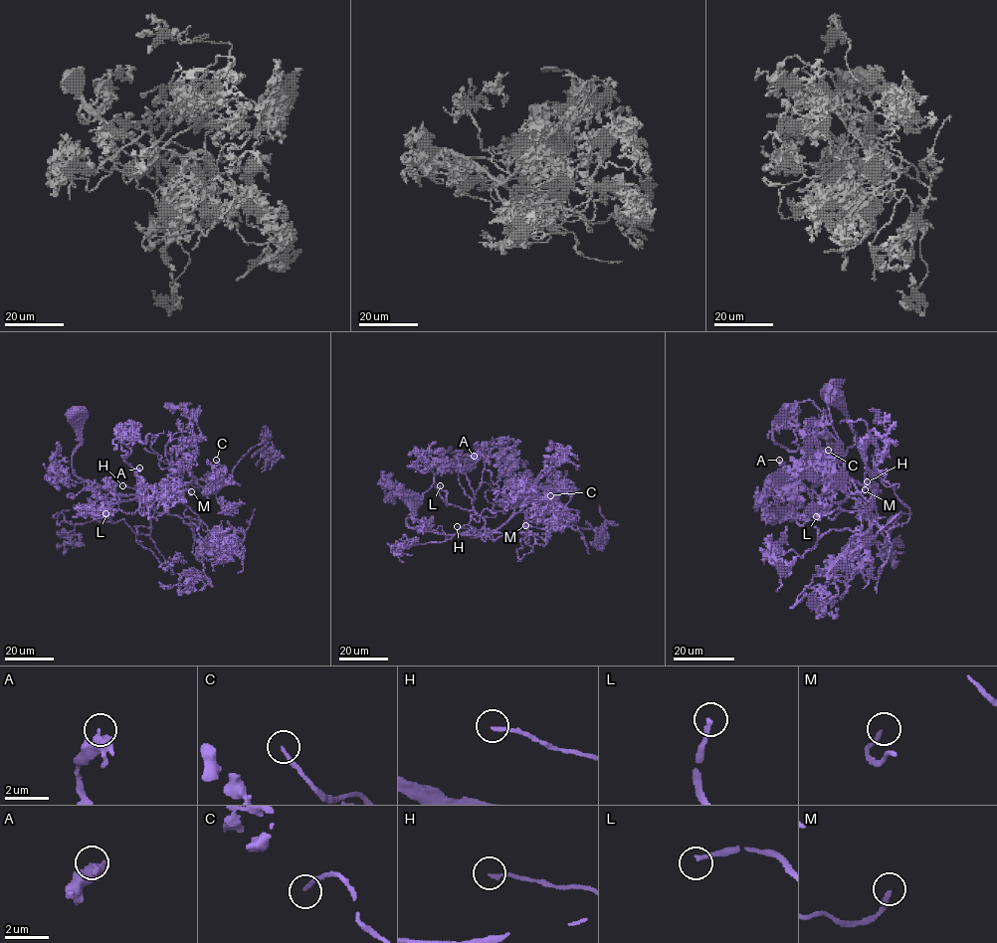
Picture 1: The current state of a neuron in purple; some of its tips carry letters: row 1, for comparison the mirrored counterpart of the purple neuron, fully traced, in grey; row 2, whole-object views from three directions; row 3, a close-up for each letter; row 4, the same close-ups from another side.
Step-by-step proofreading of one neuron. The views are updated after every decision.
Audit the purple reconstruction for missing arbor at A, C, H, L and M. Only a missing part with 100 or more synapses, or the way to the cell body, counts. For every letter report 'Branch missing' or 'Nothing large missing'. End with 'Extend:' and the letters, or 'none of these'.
A: Nothing large missing
C: Nothing large missing
H: Branch missing
L: Branch missing
M: Nothing large missing
Extend: H, L

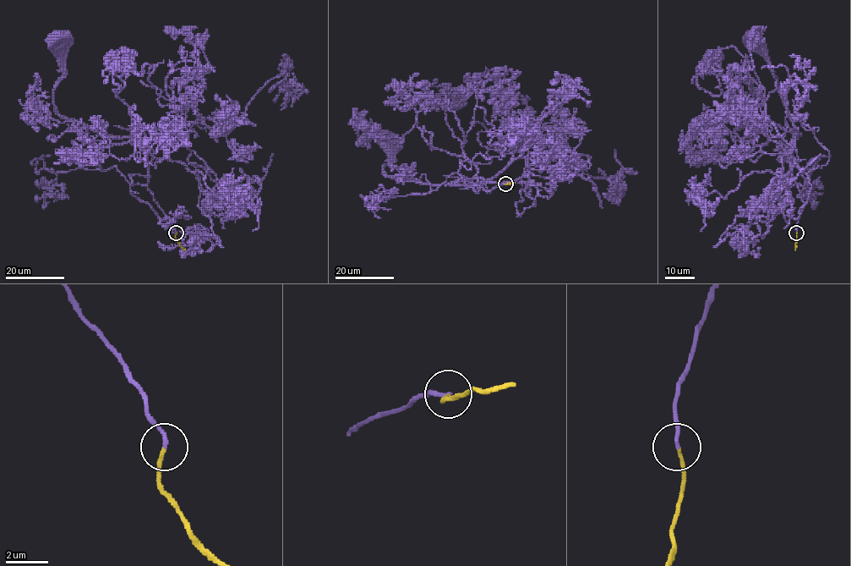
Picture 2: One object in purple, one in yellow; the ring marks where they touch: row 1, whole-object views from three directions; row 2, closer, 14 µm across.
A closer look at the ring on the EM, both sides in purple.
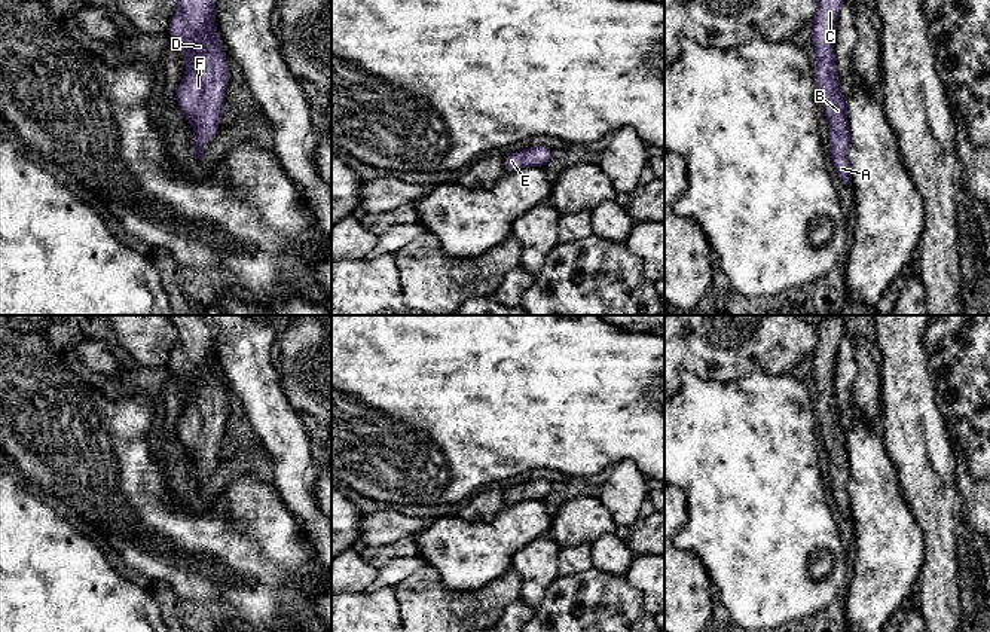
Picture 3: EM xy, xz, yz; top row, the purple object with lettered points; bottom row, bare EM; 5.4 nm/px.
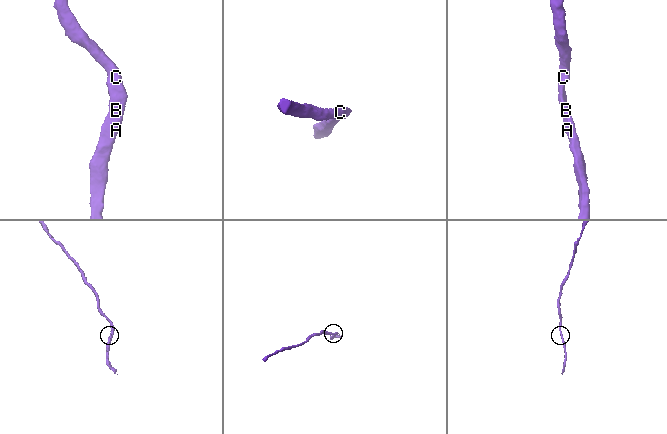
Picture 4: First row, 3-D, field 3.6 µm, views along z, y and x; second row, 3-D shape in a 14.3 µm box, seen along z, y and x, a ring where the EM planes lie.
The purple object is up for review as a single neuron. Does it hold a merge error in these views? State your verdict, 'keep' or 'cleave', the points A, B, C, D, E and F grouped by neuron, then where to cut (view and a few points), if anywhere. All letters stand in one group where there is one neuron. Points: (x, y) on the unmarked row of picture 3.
keep; A B C D E F; no cut

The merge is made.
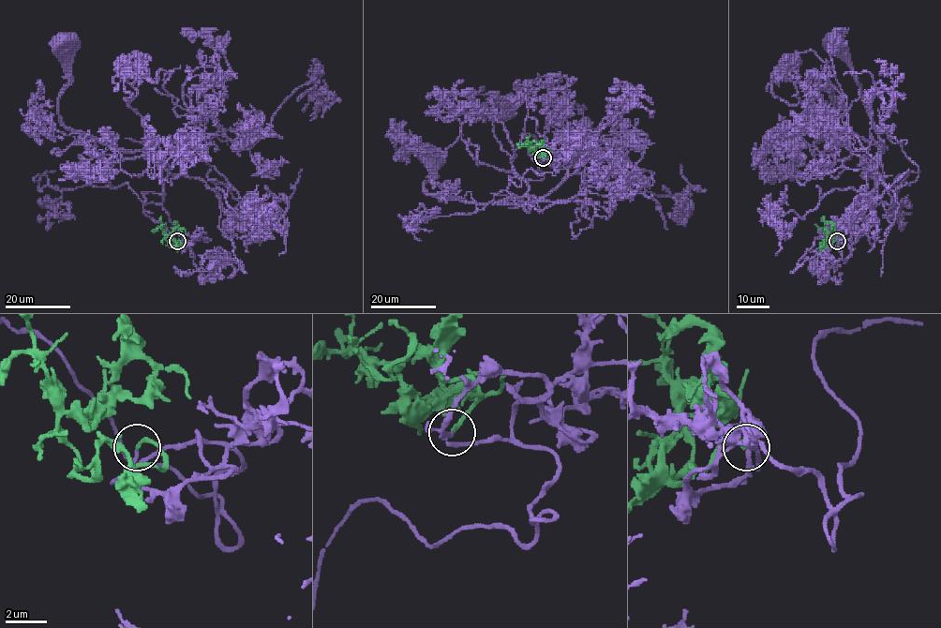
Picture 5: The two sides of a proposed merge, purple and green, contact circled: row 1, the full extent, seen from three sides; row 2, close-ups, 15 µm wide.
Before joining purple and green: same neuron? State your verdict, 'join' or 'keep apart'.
join

